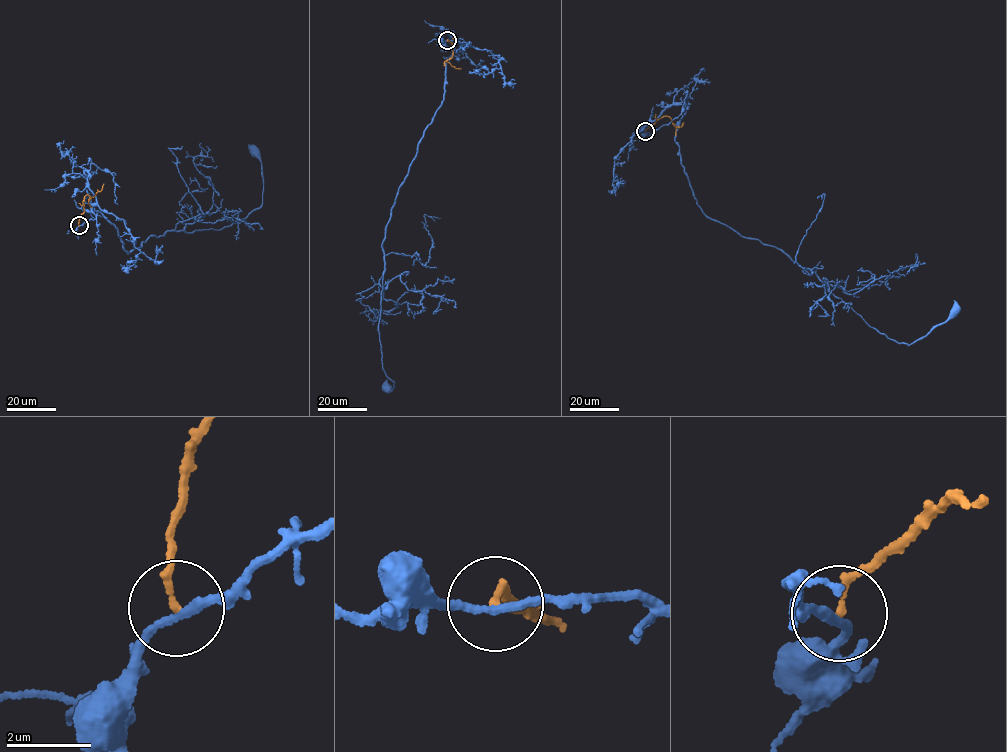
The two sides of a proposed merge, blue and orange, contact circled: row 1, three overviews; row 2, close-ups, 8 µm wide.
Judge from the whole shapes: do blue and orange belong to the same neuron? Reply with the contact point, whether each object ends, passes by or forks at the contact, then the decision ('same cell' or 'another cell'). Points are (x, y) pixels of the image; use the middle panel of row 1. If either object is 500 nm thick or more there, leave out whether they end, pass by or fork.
place (447, 40); blue passes by; orange ends; another cell

